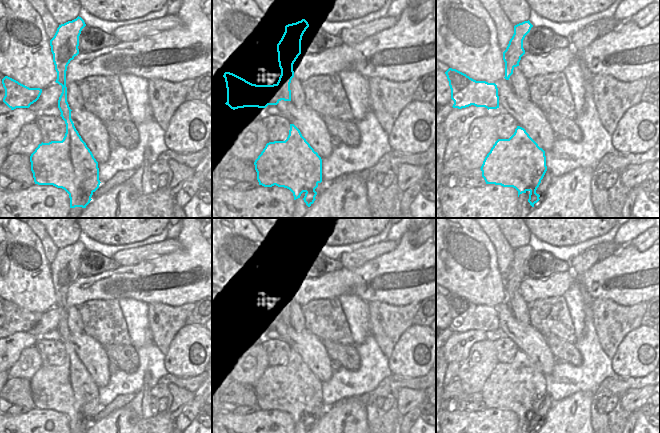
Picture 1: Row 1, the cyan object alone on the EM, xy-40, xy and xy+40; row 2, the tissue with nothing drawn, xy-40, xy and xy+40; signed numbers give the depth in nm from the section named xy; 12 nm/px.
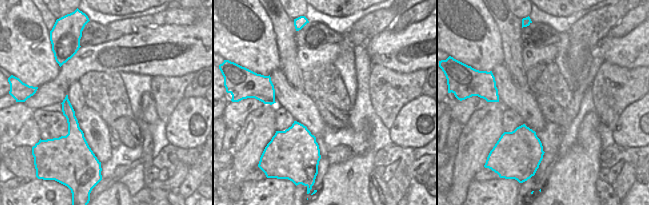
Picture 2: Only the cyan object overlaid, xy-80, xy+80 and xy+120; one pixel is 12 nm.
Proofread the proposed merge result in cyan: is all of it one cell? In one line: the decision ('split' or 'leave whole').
split

